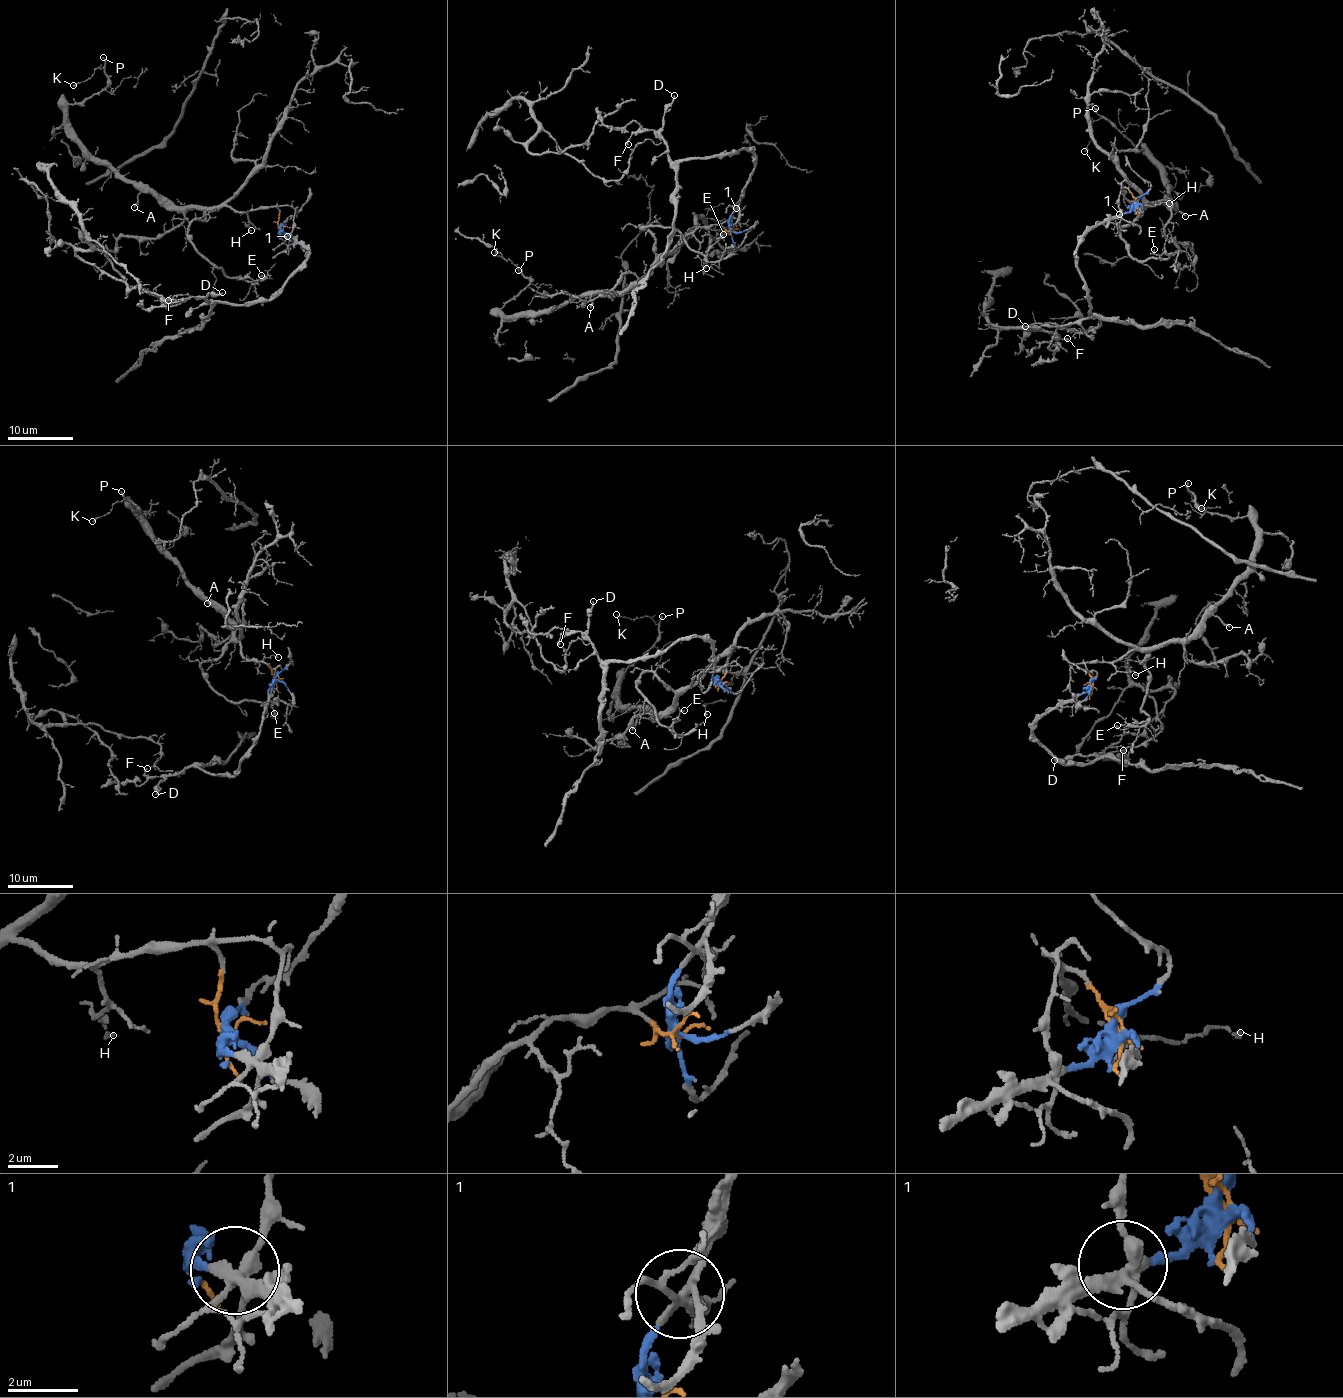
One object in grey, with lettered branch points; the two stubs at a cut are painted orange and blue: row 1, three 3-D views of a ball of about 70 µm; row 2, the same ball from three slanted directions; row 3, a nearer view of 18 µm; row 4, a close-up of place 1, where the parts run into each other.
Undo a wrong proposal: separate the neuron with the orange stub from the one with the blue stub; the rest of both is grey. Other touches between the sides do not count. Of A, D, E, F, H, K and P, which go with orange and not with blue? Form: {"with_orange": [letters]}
{"with_orange": ["A", "E", "H", "K", "P"]}

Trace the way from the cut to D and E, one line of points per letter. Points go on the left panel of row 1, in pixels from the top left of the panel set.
D: (280, 230), (280, 235), (293, 237), (306, 250), (308, 258), (267, 300), (238, 304), (203, 298), (222, 293)
E: (280, 230), (276, 207), (240, 212), (216, 206), (189, 226), (188, 238), (229, 277), (258, 280), (262, 274)

